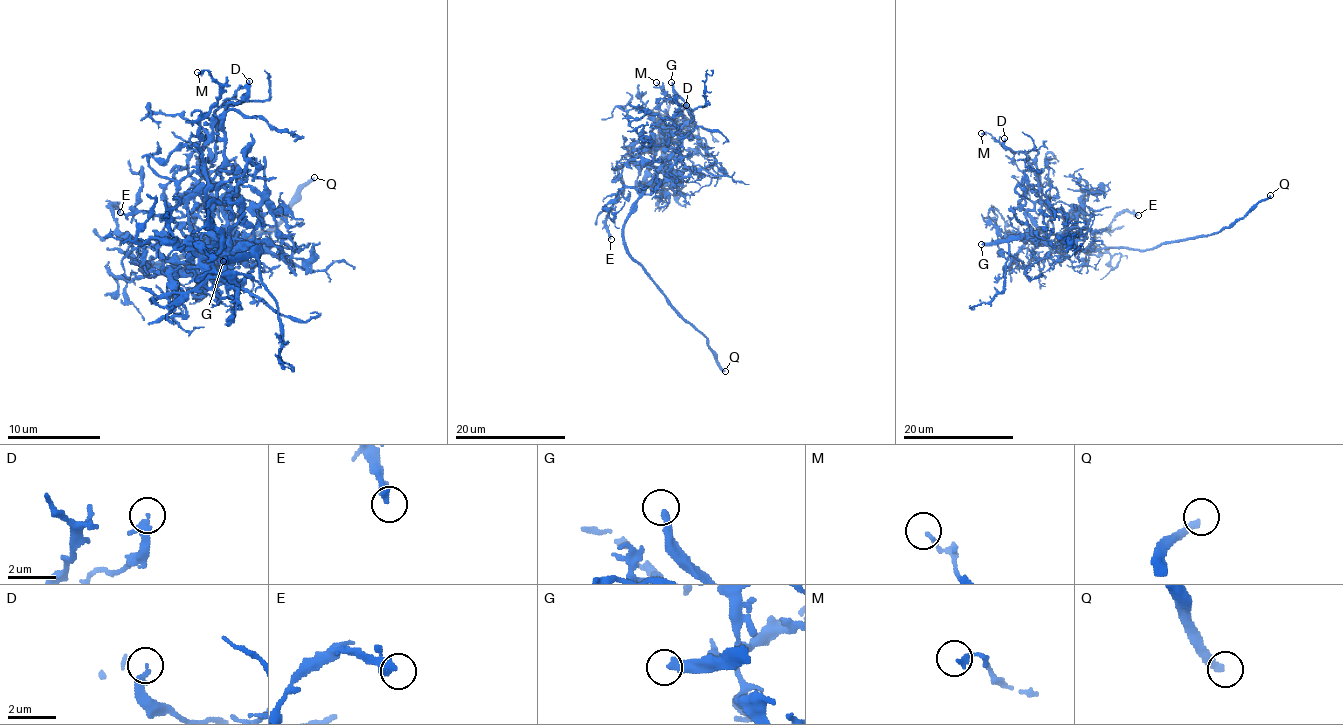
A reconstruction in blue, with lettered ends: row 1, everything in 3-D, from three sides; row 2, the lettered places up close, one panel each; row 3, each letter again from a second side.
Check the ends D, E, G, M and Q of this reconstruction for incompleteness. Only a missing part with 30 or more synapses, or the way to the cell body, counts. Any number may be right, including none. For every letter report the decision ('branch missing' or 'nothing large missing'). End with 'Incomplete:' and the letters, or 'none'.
D: nothing large missing
E: nothing large missing
G: branch missing
M: nothing large missing
Q: branch missing
Incomplete: G, Q

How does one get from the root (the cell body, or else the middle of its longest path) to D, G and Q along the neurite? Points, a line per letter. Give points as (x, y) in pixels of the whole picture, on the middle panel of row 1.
D: (639, 193), (673, 151), (663, 144), (663, 129), (670, 142), (673, 123), (686, 105)
G: (639, 193), (678, 144), (681, 129), (690, 119), (690, 111), (671, 82)
Q: (639, 193), (637, 204), (623, 224), (624, 250), (666, 299), (706, 338), (707, 346), (725, 371)

